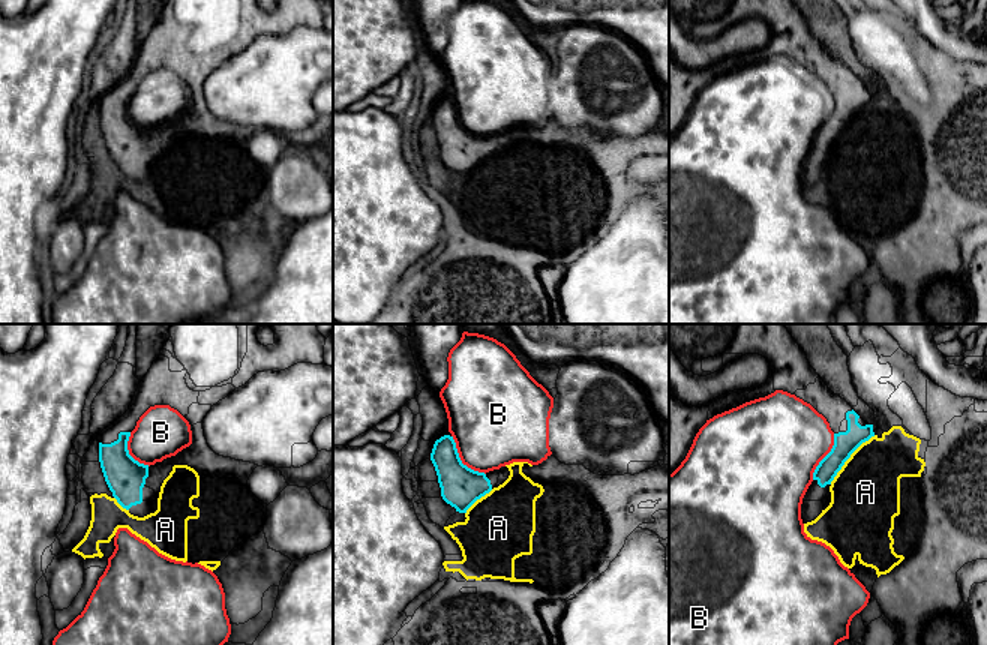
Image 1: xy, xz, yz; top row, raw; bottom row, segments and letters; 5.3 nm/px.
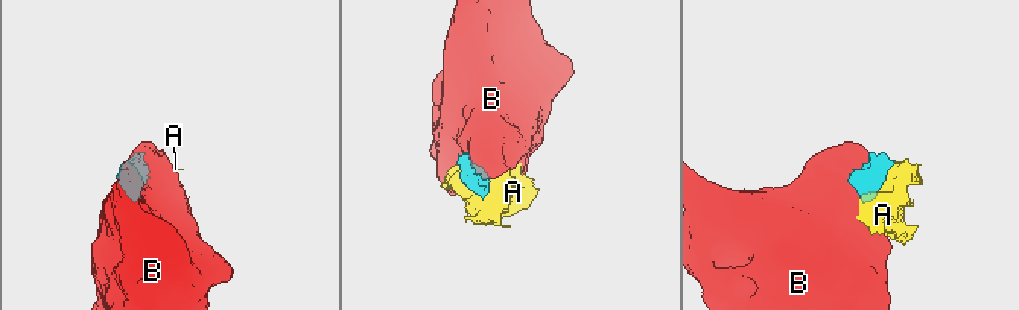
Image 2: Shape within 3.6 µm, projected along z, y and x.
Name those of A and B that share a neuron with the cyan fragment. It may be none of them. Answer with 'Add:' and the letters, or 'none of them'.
Add: A

